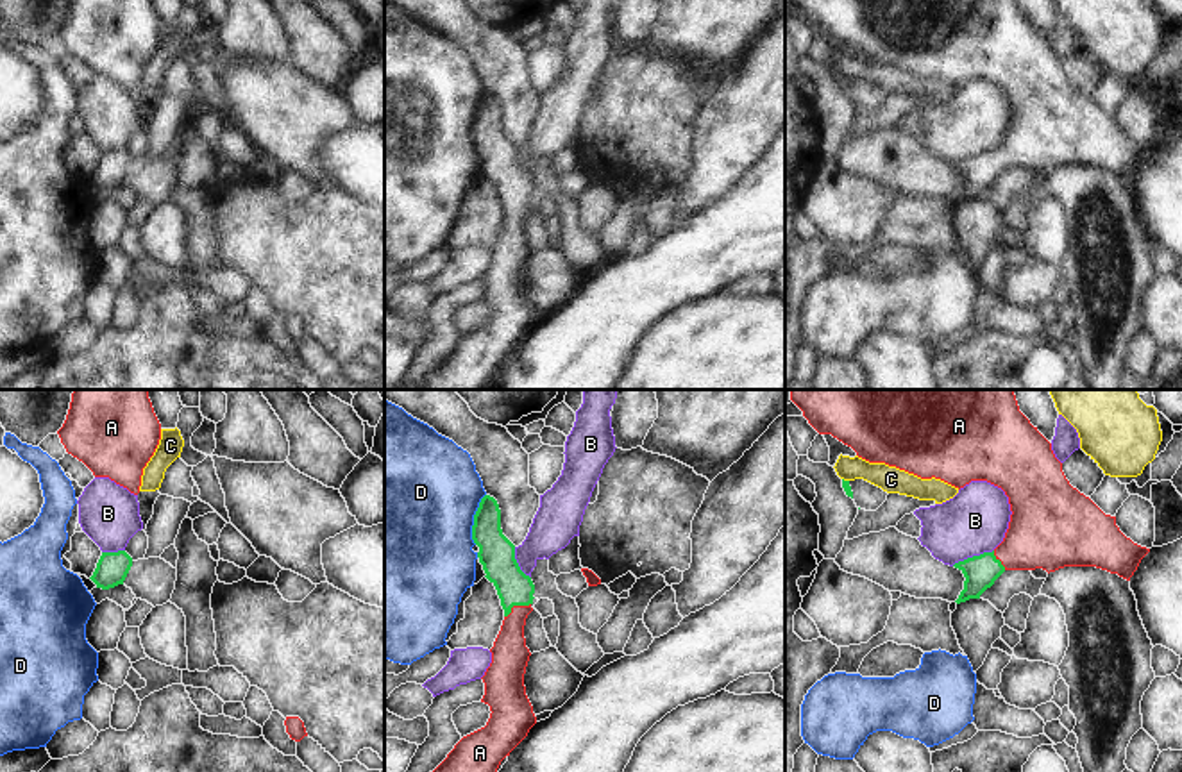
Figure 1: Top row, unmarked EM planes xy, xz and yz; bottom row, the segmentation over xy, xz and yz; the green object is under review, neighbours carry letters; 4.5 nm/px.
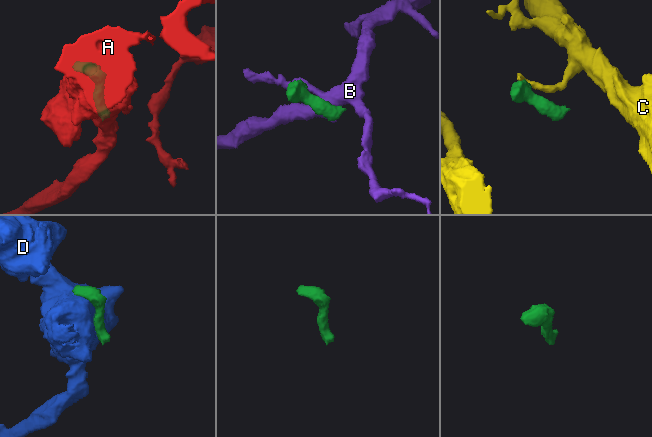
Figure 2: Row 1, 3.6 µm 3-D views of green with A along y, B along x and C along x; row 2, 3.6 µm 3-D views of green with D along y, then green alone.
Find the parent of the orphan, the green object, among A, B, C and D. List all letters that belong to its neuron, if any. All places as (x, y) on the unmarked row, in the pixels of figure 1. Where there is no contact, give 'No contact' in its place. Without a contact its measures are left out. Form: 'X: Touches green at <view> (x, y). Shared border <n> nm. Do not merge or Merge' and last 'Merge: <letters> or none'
A: Touches green at xz (515, 204). Shared border 140 nm. Merge
B: Touches green at yz (973, 156). Shared border 200 nm. Do not merge
C: Touches green at yz (846, 81). Shared border 40 nm. Do not merge
D: Touches green at xz (474, 118). Shared border 240 nm. Do not merge
Merge: A.

